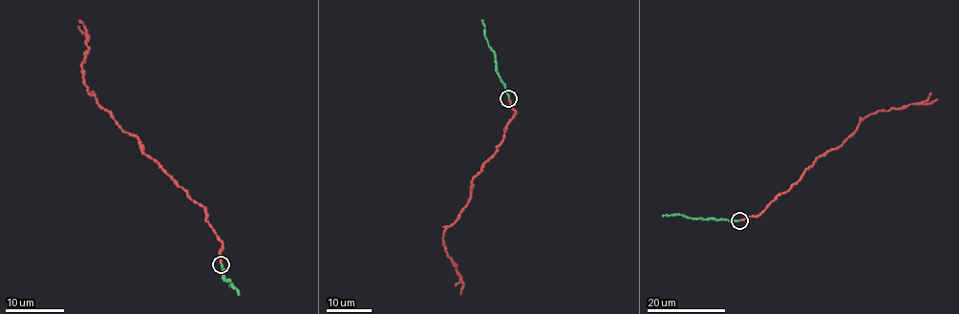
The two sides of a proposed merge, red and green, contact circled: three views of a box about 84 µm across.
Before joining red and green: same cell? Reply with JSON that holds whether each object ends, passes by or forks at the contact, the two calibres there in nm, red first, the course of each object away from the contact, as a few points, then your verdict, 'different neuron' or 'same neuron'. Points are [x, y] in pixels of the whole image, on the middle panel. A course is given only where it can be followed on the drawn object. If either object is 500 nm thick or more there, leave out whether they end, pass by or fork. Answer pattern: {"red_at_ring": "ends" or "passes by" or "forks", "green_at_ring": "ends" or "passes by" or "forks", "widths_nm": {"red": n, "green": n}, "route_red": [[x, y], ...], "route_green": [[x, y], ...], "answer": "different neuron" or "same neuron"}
{"red_at_ring": "ends", "green_at_ring": "ends", "widths_nm": {"red": 170, "green": 170}, "route_red": [[508, 98], [515, 113], [504, 137], [472, 179], [458, 219], [443, 232], [463, 286], [460, 294]], "route_green": [[508, 98], [497, 71], [495, 52], [484, 36], [482, 20]], "answer": "different neuron"}

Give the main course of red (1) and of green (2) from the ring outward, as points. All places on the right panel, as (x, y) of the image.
1: (739, 219), (759, 215), (799, 180), (819, 156), (854, 134), (863, 117), (937, 99)
2: (739, 219), (693, 219), (678, 214), (662, 216)

